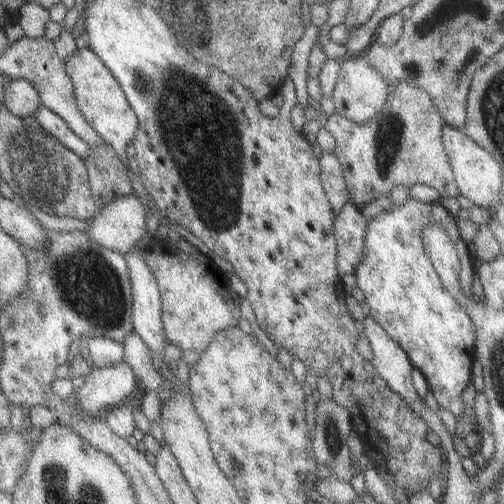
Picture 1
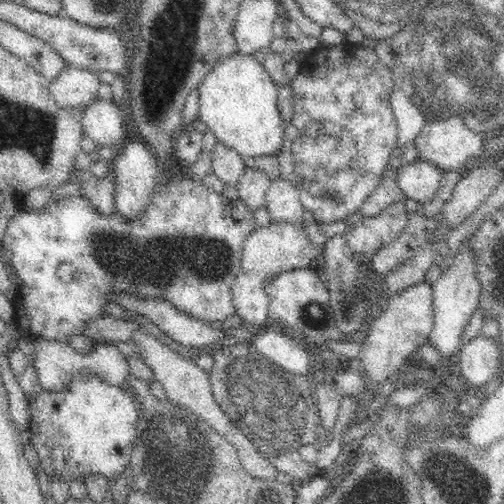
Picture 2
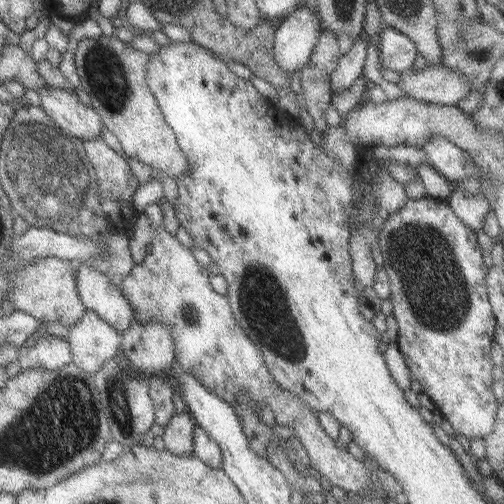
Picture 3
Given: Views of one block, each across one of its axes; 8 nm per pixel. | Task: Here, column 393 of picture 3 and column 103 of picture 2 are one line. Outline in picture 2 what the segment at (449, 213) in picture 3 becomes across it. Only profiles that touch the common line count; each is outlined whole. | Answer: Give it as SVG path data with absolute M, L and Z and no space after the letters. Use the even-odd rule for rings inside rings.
M174 172L168 180L164 180L164 184L158 182L158 188L150 200L150 204L144 208L144 212L140 212L140 216L136 216L136 220L128 220L120 214L102 214L94 208L94 204L86 198L78 198L78 196L64 196L58 202L42 208L42 210L32 210L32 212L18 212L14 214L8 222L6 222L6 236L4 236L4 256L8 258L8 262L14 264L16 272L18 272L18 294L14 298L14 320L26 328L24 336L34 340L52 340L52 342L62 342L62 344L70 344L70 340L74 336L86 336L86 328L90 328L90 324L94 324L96 320L108 316L106 314L106 306L114 300L118 300L122 294L134 294L136 298L154 298L154 300L164 300L168 302L172 308L176 308L182 314L188 314L190 318L208 324L210 328L214 324L224 324L226 320L236 316L236 308L234 308L234 300L232 300L232 284L236 280L236 276L242 270L242 256L244 256L244 240L248 240L248 236L256 230L252 212L244 202L238 204L230 204L226 196L218 196L212 190L208 190L204 186L204 180L196 180L188 174L180 174ZM60 262L70 262L76 268L76 282L74 284L62 284L56 278L56 268Z

